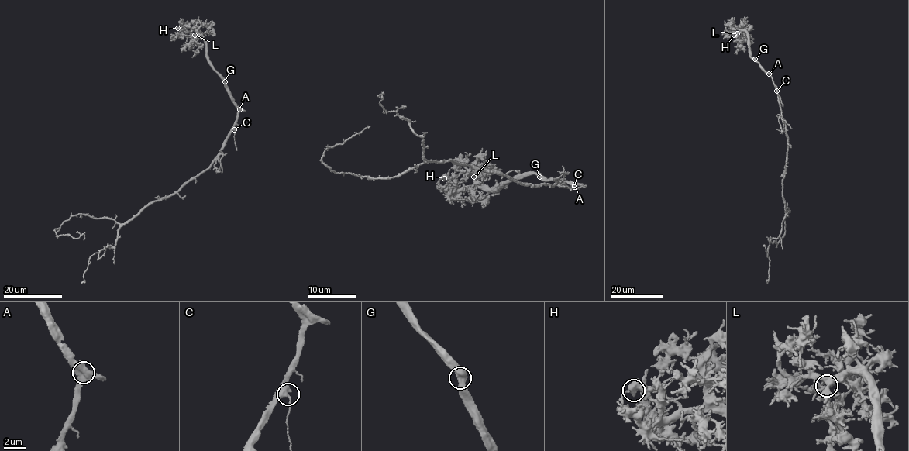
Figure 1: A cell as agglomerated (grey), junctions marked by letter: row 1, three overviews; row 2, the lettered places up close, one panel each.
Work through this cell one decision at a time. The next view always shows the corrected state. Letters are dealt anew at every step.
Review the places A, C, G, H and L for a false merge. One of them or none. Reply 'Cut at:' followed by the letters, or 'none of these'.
Cut at: none of these

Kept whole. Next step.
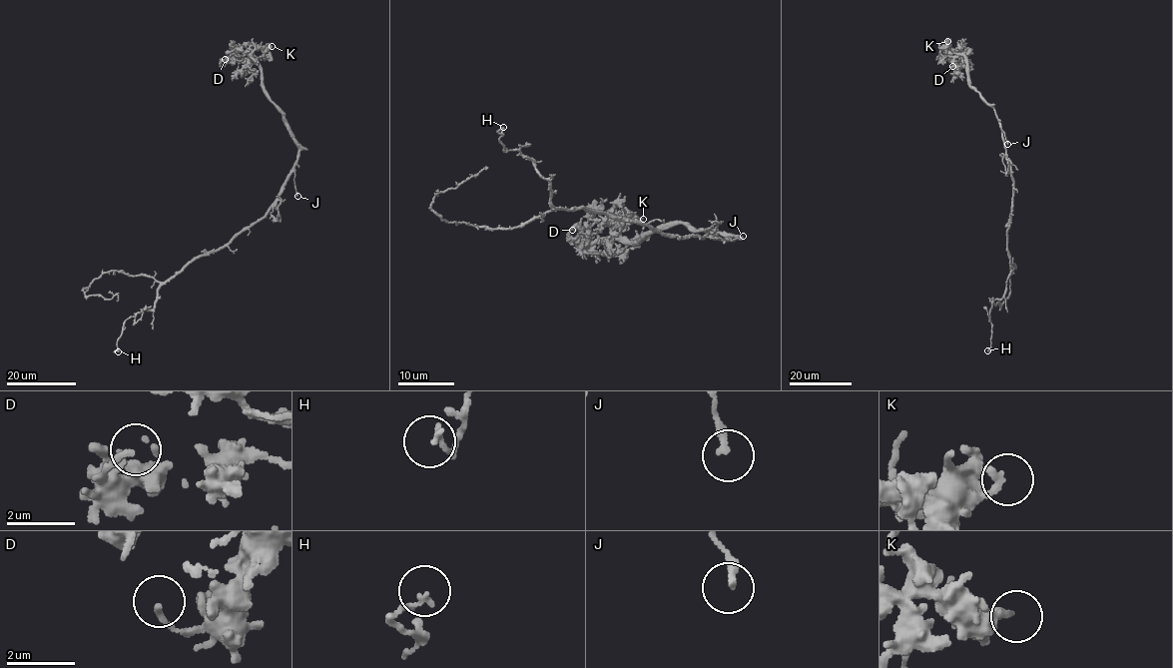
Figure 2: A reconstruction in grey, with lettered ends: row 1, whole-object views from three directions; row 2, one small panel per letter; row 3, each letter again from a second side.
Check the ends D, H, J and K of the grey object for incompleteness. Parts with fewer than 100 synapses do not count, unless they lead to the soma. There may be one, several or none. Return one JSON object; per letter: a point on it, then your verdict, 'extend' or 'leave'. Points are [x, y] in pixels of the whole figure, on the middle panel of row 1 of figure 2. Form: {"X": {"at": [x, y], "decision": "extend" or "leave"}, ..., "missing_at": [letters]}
{"D": {"at": [572, 230], "decision": "leave"}, "H": {"at": [503, 127], "decision": "leave"}, "J": {"at": [743, 236], "decision": "leave"}, "K": {"at": [643, 219], "decision": "leave"}, "missing_at": []}

